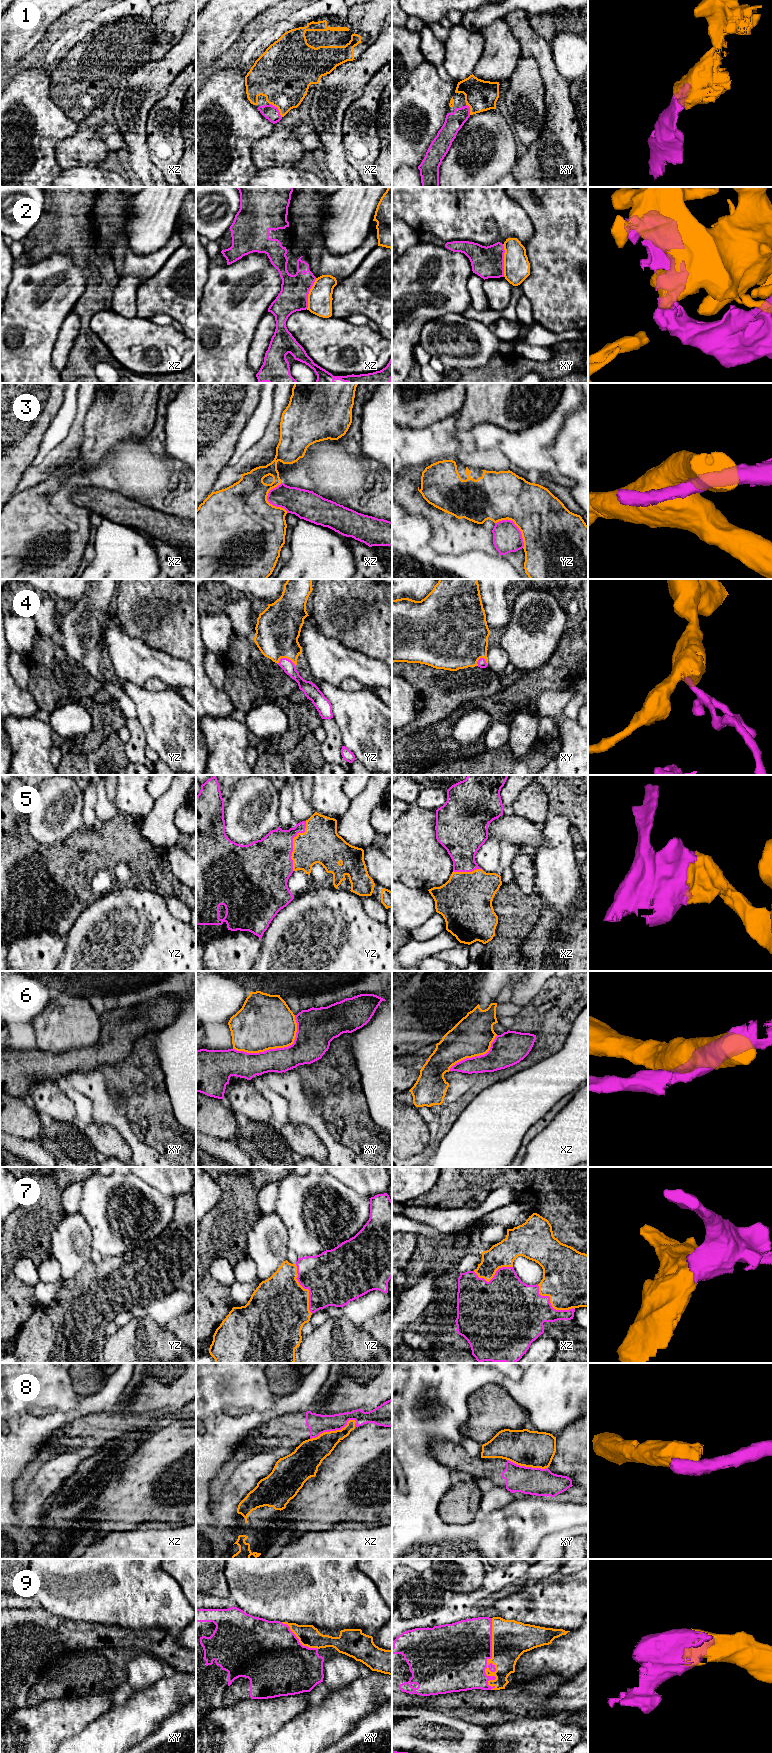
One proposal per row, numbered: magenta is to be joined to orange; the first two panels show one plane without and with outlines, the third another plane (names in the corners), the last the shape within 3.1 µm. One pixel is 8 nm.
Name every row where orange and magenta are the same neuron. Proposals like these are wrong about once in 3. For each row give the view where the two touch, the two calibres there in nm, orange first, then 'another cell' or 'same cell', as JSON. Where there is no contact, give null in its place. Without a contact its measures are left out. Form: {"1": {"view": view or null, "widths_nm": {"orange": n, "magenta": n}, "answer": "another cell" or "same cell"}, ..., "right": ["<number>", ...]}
{"1": {"view": "xz", "widths_nm": {"orange": 420, "magenta": 120}, "answer": "same cell"}, "2": {"view": "xy", "widths_nm": {"orange": 200, "magenta": 260}, "answer": "another cell"}, "3": {"view": "yz", "widths_nm": {"orange": 440, "magenta": 240}, "answer": "another cell"}, "4": {"view": "yz", "widths_nm": {"orange": 360, "magenta": 100}, "answer": "same cell"}, "5": {"view": "yz", "widths_nm": {"orange": 320, "magenta": 380}, "answer": "same cell"}, "6": {"view": "xy", "widths_nm": {"orange": 440, "magenta": 240}, "answer": "another cell"}, "7": {"view": "yz", "widths_nm": {"orange": 460, "magenta": 440}, "answer": "same cell"}, "8": {"view": "xz", "widths_nm": {"orange": 220, "magenta": 160}, "answer": "another cell"}, "9": {"view": "xz", "widths_nm": {"orange": 300, "magenta": 460}, "answer": "same cell"}, "right": ["1", "4", "5", "7", "9"]}

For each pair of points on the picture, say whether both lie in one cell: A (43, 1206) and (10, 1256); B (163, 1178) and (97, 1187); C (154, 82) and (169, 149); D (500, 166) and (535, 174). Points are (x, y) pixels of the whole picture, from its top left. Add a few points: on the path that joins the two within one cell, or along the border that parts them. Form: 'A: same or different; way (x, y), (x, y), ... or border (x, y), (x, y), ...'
A: same; way (37, 1218), (12, 1244)
B: different; border (138, 1177), (163, 1194)
C: different; border (172, 82), (168, 92), (151, 107), (147, 122)
D: different; border (518, 157), (509, 173)

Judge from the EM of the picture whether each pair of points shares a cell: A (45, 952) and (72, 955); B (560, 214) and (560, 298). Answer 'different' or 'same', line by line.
A: different
B: same

